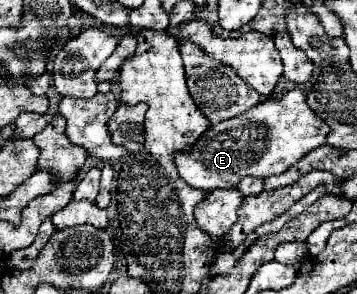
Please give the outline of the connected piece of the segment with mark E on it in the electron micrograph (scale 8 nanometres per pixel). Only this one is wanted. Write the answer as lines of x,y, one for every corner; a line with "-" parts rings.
291,89
279,99
271,97
261,101
245,115
237,115
233,119
211,125
187,153
175,153
175,167
179,177
195,189
229,189
237,187
237,183
247,175
259,179
281,175
311,149
325,145
329,131
331,129
327,123
307,105
305,93
301,89

